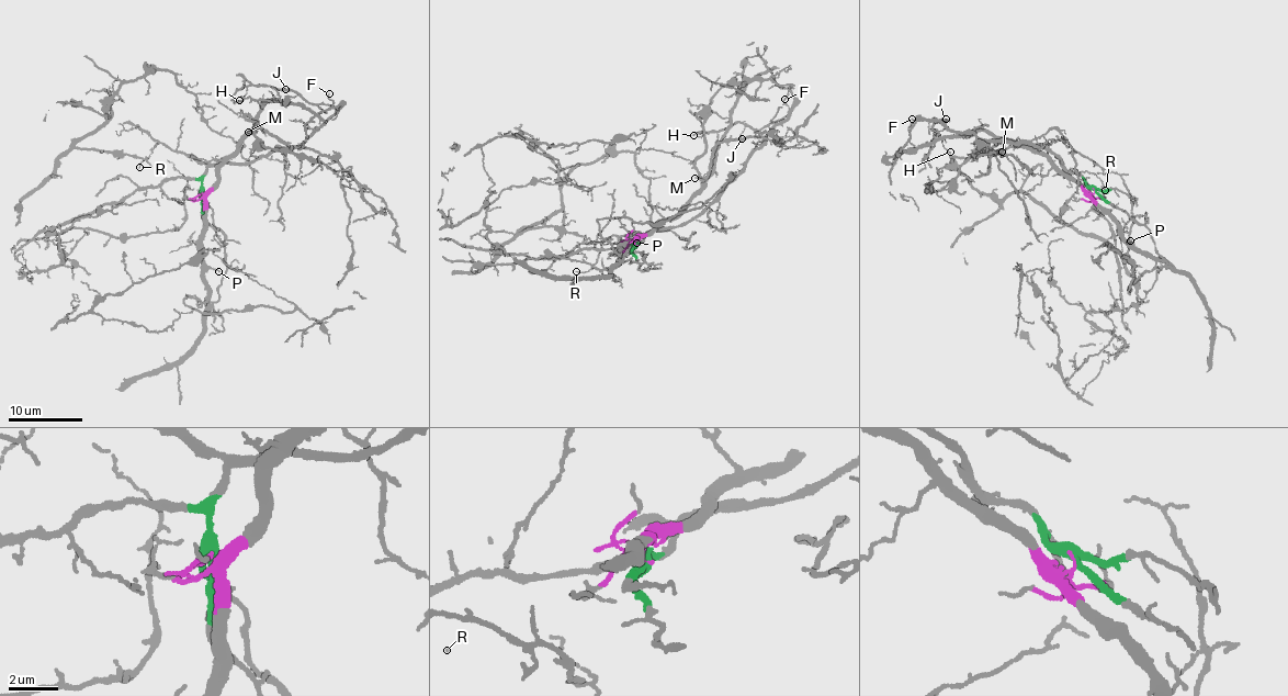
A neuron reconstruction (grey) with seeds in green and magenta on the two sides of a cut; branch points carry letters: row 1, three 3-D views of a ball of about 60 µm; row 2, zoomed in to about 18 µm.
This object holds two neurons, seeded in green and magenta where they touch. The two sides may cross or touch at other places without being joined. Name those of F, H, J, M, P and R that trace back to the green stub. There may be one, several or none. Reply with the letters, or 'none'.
F, H, J, R

